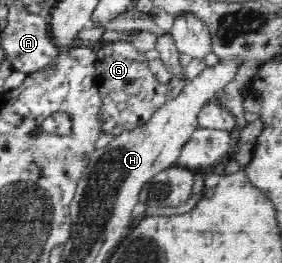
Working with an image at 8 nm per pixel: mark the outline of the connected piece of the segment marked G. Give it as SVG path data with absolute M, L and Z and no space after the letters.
M129 42L103 43L95 52L97 55L95 81L98 86L102 106L98 112L100 134L114 134L133 130L145 124L158 108L168 100L179 96L187 83L187 78L172 76L167 84L162 84L150 72L144 55Z

